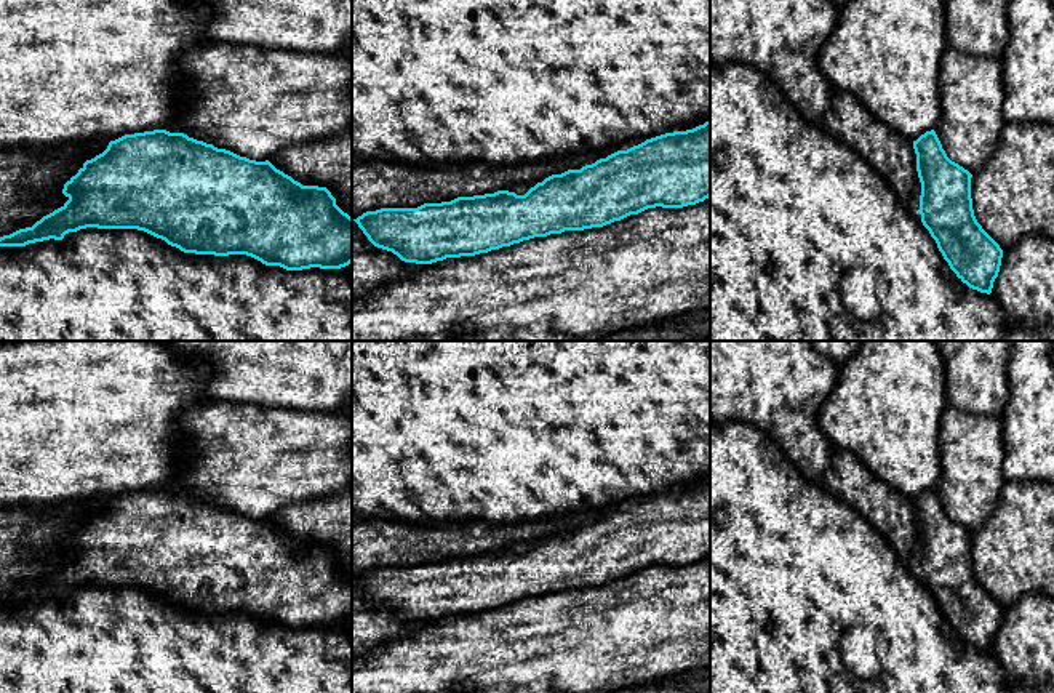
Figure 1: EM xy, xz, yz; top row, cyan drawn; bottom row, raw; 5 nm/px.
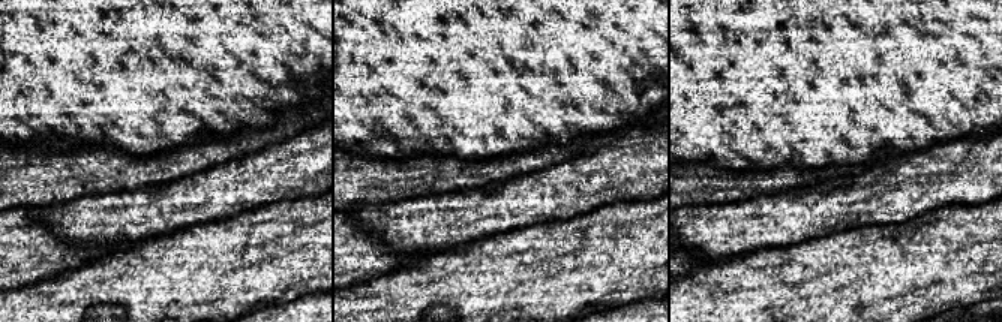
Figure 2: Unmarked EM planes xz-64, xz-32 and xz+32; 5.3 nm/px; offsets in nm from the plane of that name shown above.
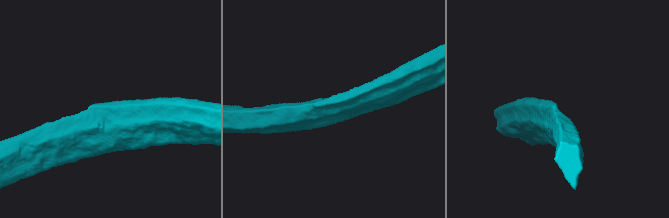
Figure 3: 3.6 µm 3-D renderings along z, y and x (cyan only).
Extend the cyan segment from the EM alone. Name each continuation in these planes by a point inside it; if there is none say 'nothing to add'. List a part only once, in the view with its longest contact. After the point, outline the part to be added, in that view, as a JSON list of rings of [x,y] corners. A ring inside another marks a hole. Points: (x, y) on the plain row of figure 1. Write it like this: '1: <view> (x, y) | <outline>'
1: yz (912, 564) | [[[916,536],[916,543],[913,546],[910,559],[905,562],[905,568],[918,579],[921,581],[920,573],[920,554],[921,554],[921,541],[920,536]],[[921,581],[923,583],[923,581]]]

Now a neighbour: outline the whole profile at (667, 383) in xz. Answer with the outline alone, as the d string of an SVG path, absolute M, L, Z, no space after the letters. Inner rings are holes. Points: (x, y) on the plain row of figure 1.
M352 341L352 515L411 525L553 520L710 479L710 341Z

